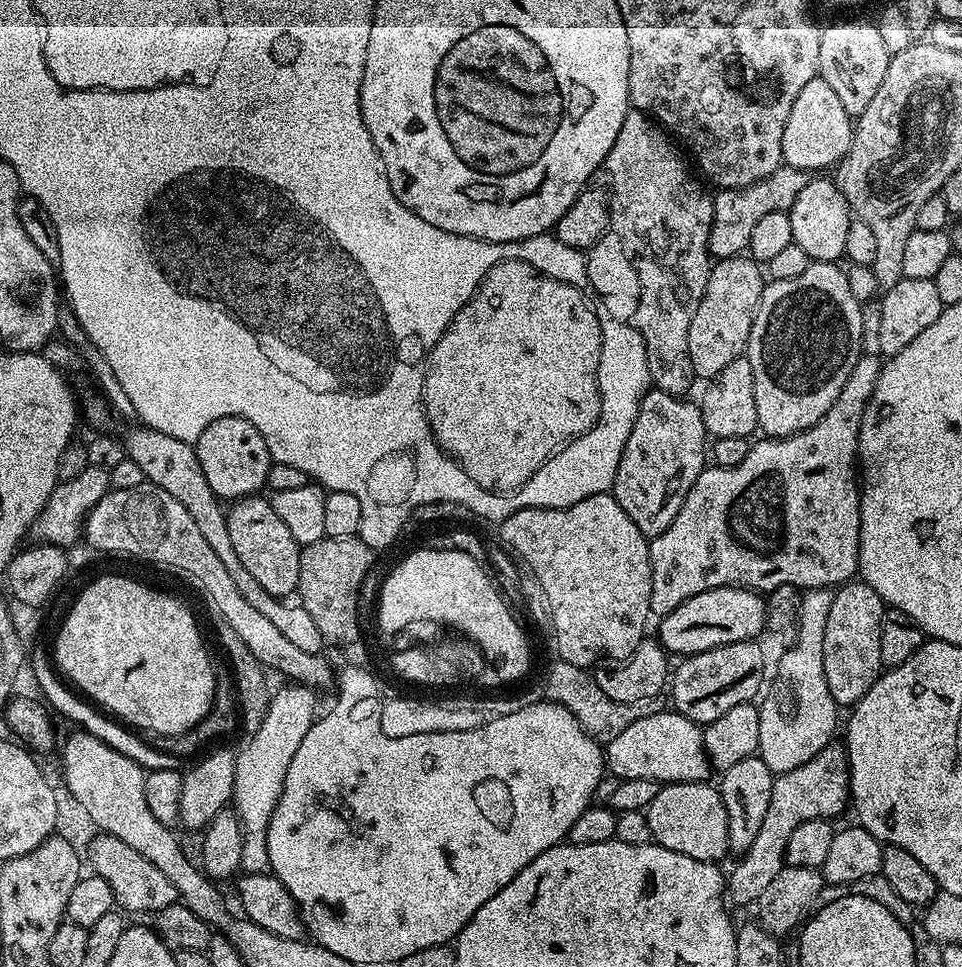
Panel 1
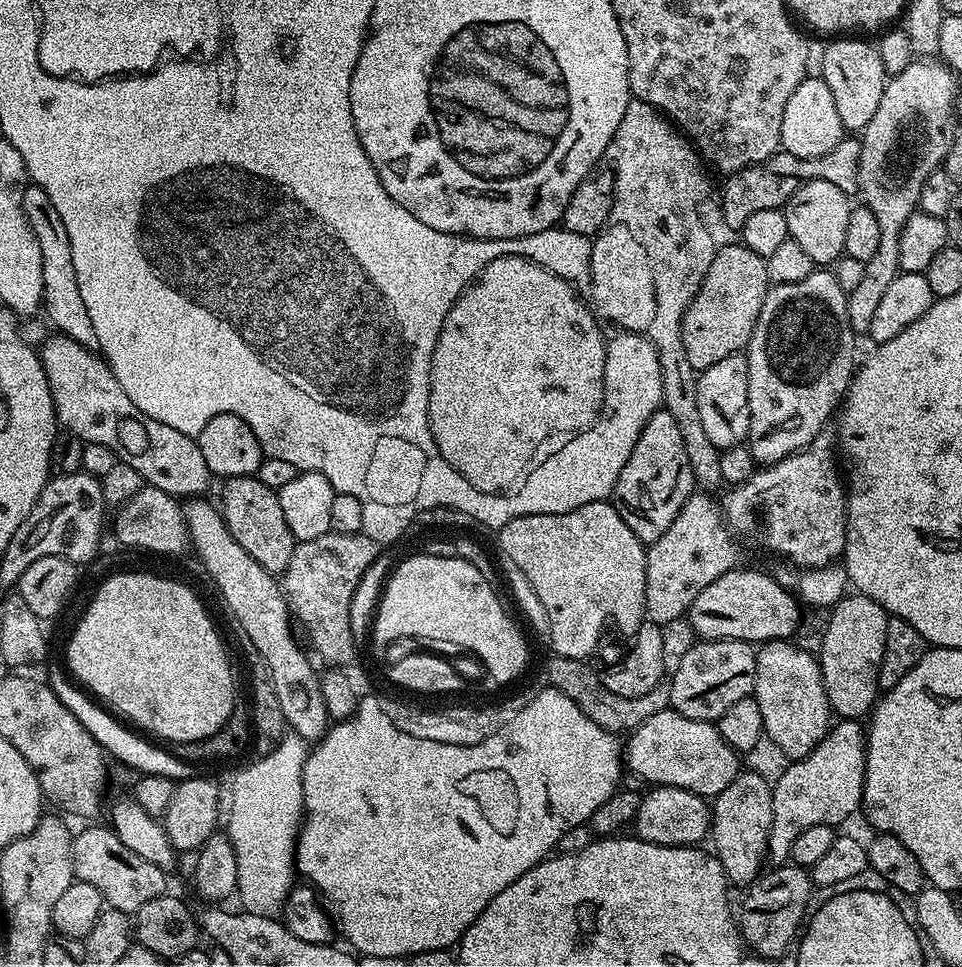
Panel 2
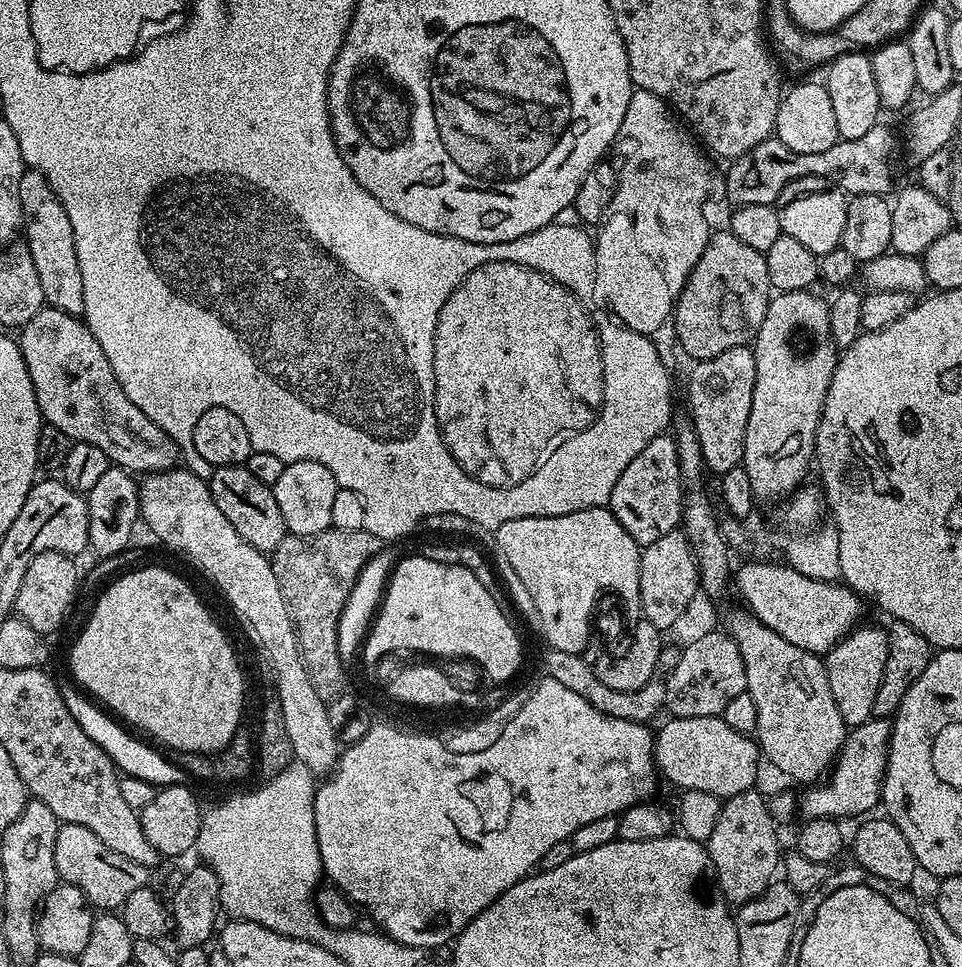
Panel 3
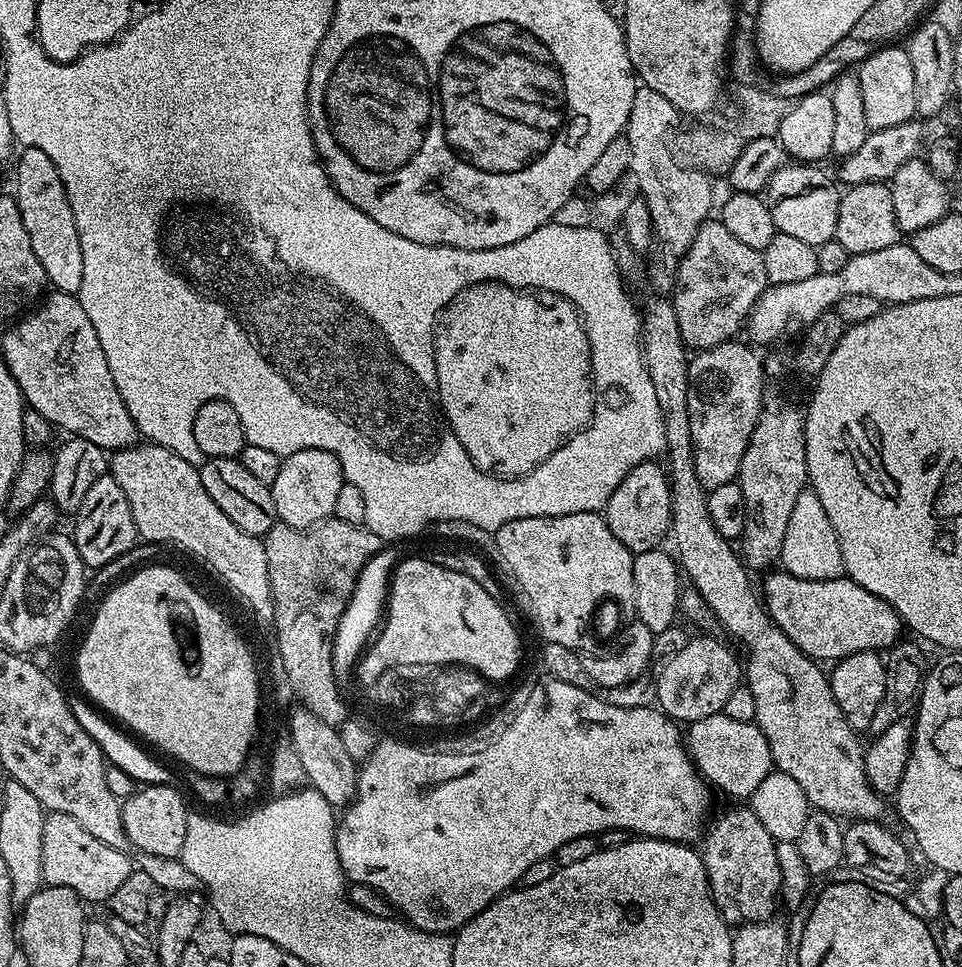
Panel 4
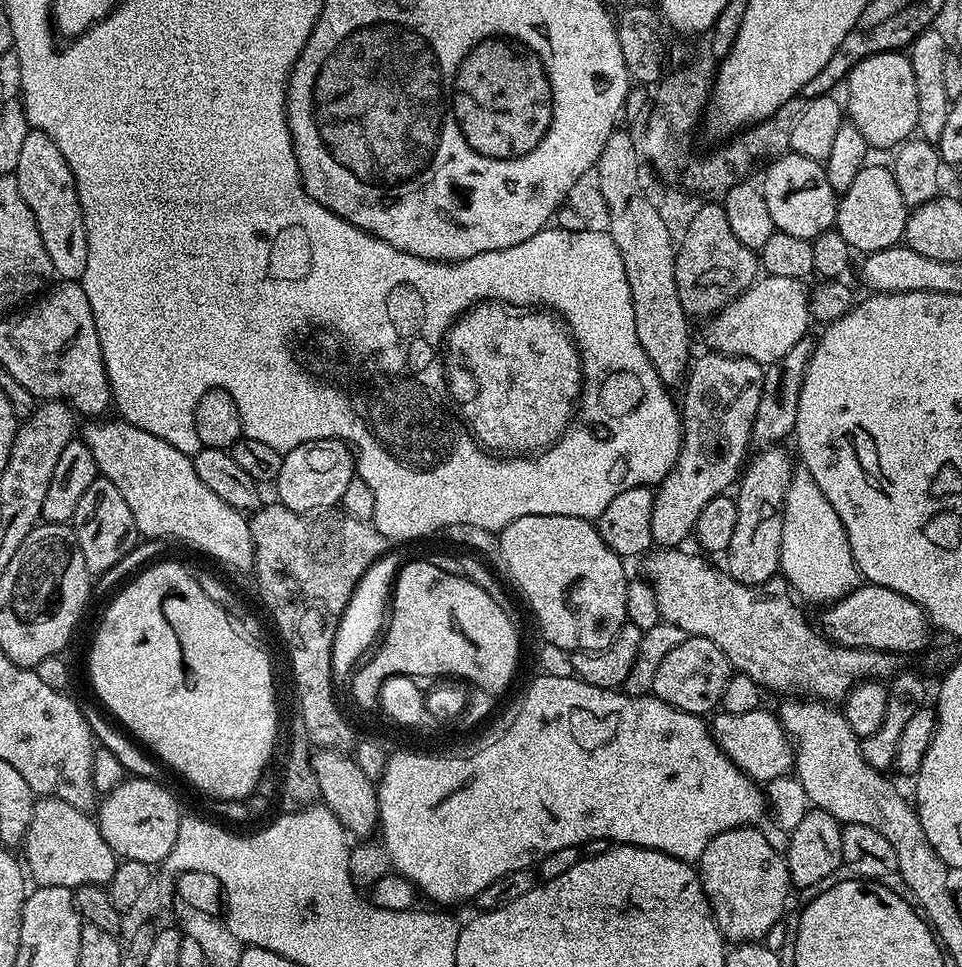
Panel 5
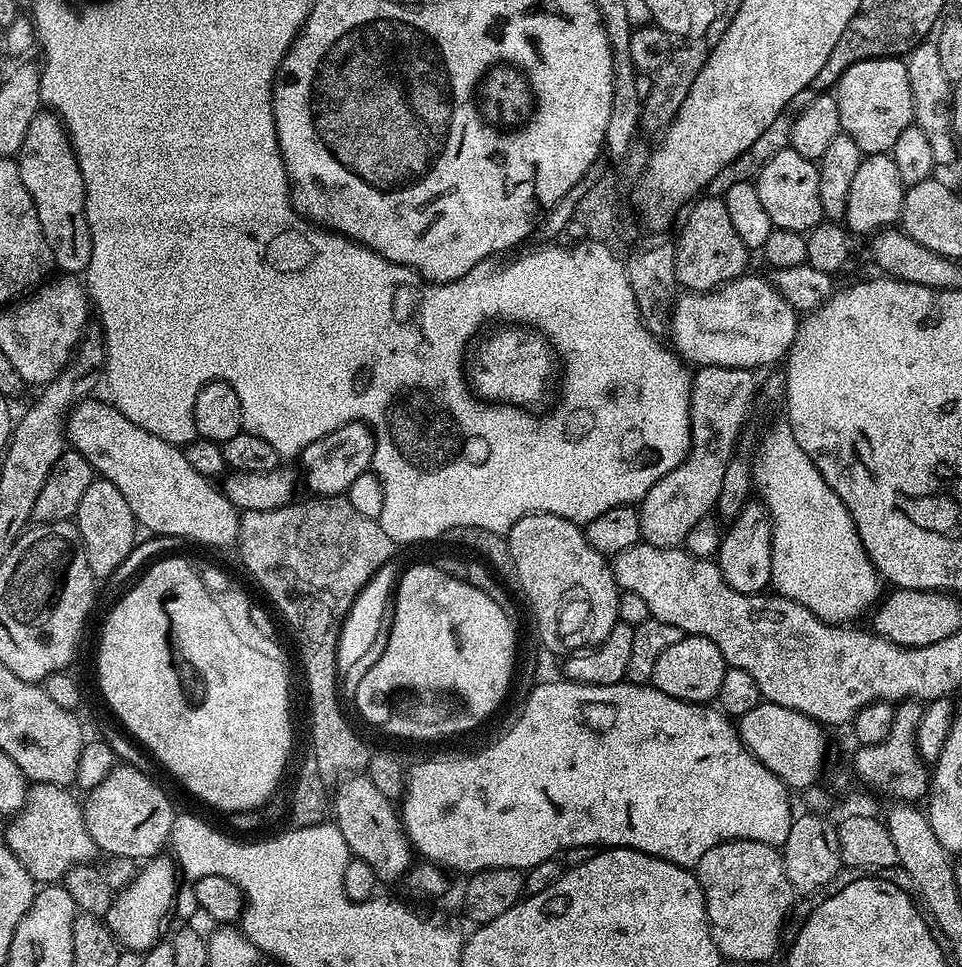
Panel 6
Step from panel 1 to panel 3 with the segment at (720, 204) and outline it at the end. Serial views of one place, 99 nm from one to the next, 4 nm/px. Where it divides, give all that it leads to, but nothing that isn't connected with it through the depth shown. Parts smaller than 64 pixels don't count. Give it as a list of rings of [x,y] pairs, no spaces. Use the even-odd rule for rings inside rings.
[[[878,122],[868,131],[862,134],[862,138],[853,140],[836,141],[834,146],[829,146],[826,150],[821,150],[819,154],[798,154],[798,150],[790,150],[781,140],[769,138],[758,142],[746,154],[735,157],[732,164],[726,168],[726,196],[733,200],[733,205],[754,206],[755,204],[775,205],[776,199],[782,194],[782,190],[790,182],[794,182],[803,176],[817,176],[831,180],[836,187],[841,188],[849,197],[861,196],[862,194],[874,194],[875,196],[884,196],[891,193],[892,188],[892,155],[896,152],[896,140],[892,137],[890,129],[884,125],[884,122]]]

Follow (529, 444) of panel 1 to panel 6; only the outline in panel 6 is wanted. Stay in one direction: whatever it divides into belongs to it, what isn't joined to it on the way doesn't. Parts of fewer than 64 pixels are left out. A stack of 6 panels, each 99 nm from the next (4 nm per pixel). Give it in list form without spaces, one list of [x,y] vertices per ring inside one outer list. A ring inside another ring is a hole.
[[[524,326],[496,327],[500,328],[494,329],[489,336],[481,335],[471,349],[470,363],[466,368],[470,387],[473,393],[485,402],[531,409],[533,407],[531,404],[543,402],[551,384],[553,387],[554,353],[547,339],[535,330],[529,330]]]

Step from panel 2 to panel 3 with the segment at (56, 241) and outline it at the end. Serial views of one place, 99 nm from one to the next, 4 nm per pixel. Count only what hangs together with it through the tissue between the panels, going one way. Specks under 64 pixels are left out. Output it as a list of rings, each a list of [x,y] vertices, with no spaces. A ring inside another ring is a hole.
[[[25,170],[22,174],[18,198],[22,202],[24,215],[22,236],[27,243],[30,258],[34,258],[34,270],[38,270],[38,282],[42,282],[45,301],[66,314],[83,317],[82,270],[78,270],[74,230],[70,227],[70,217],[66,210],[62,210],[62,202],[58,202],[47,178],[35,170]]]

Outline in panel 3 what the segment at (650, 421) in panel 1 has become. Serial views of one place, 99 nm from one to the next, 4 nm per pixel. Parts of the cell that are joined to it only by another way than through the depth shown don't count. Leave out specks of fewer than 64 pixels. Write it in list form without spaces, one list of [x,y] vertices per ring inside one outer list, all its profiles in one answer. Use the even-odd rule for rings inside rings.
[[[665,434],[654,437],[650,446],[622,470],[622,478],[618,478],[608,504],[618,522],[622,522],[637,544],[643,546],[677,531],[684,510],[684,493],[676,442],[671,435]]]

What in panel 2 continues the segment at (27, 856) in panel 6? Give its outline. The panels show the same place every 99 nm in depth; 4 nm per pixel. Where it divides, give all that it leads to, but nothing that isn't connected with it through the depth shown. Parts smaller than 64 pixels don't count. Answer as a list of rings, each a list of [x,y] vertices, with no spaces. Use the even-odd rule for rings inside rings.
[[[111,827],[84,828],[77,831],[72,837],[72,871],[75,879],[90,882],[102,894],[105,905],[117,908],[123,912],[134,914],[150,898],[165,895],[164,876],[165,869],[154,866],[154,862],[146,862],[134,850],[122,846]]]

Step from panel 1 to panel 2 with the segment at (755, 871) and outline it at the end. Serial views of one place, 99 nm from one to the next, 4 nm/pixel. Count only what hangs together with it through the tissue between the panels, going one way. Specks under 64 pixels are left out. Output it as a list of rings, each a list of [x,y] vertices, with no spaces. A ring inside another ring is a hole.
[[[841,719],[829,727],[828,733],[820,739],[818,746],[810,755],[801,760],[789,763],[788,769],[777,778],[772,789],[772,826],[768,834],[767,855],[784,862],[791,857],[792,844],[810,826],[830,824],[839,826],[843,820],[851,818],[855,812],[859,813],[864,798],[864,758],[866,755],[866,732],[860,720]]]

